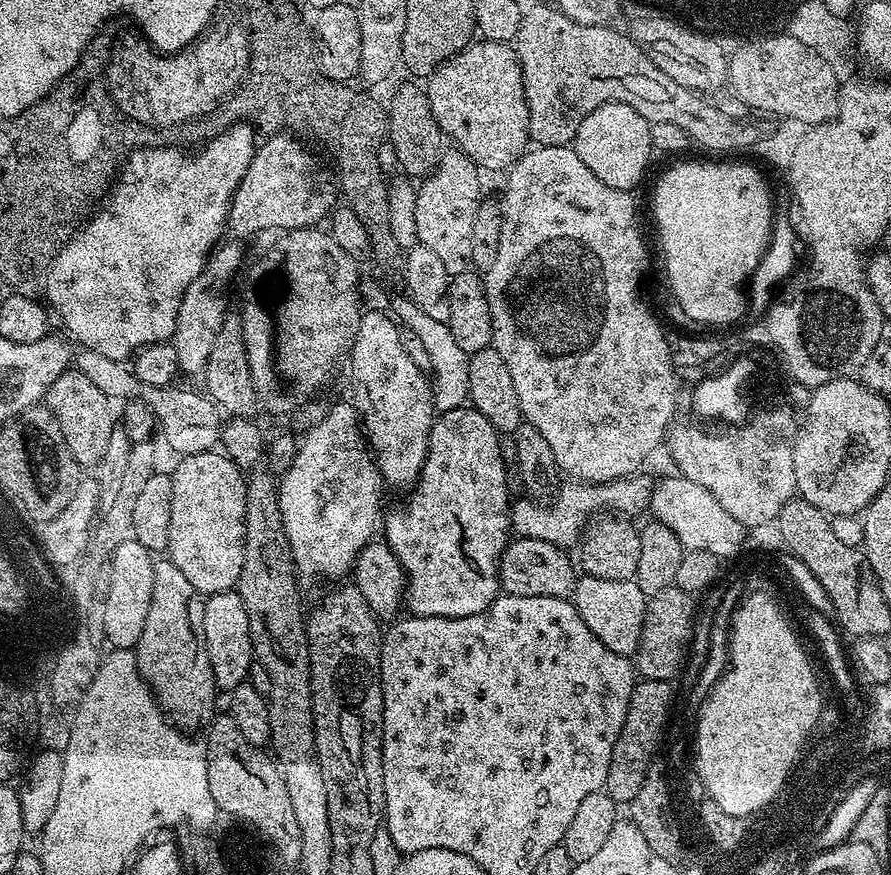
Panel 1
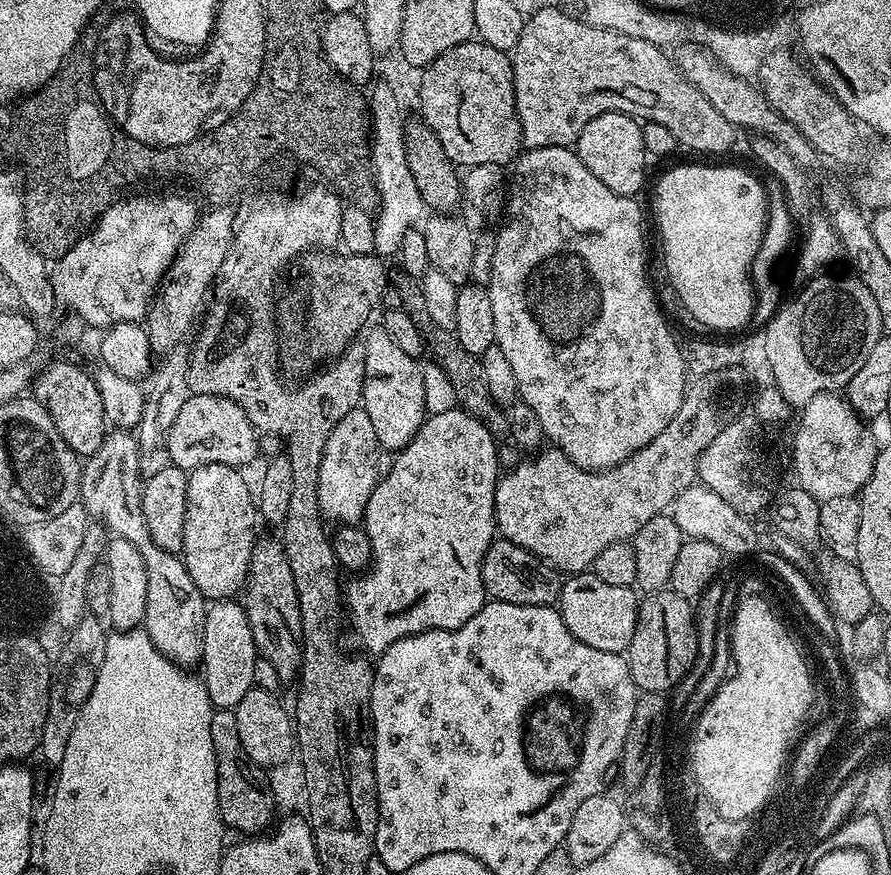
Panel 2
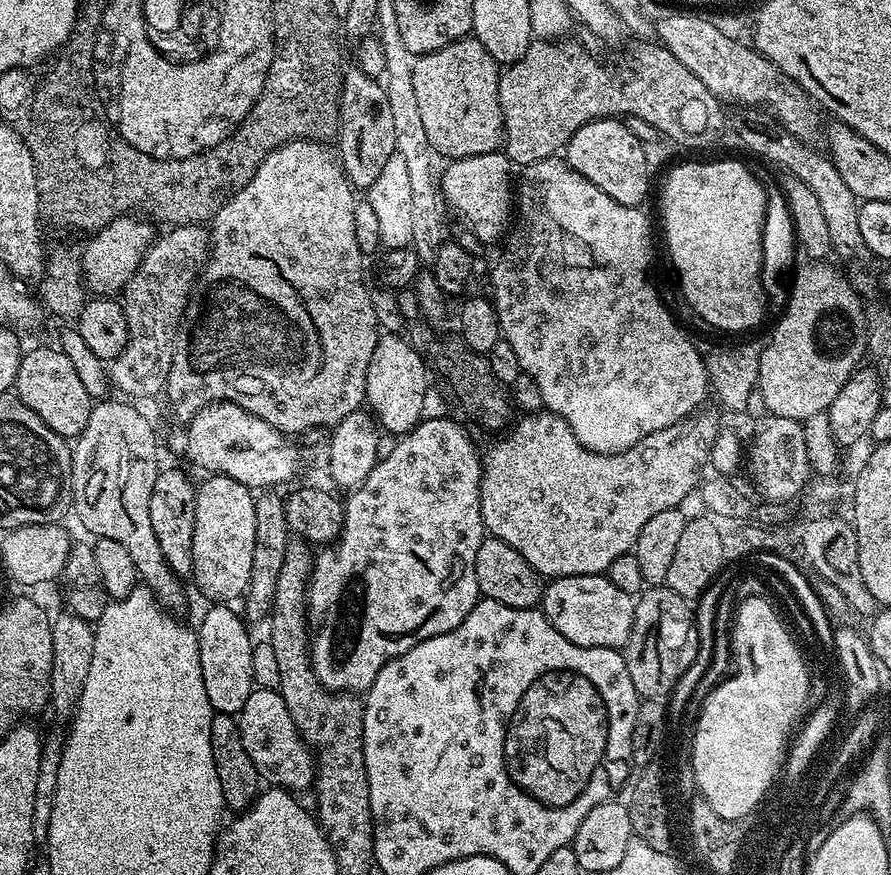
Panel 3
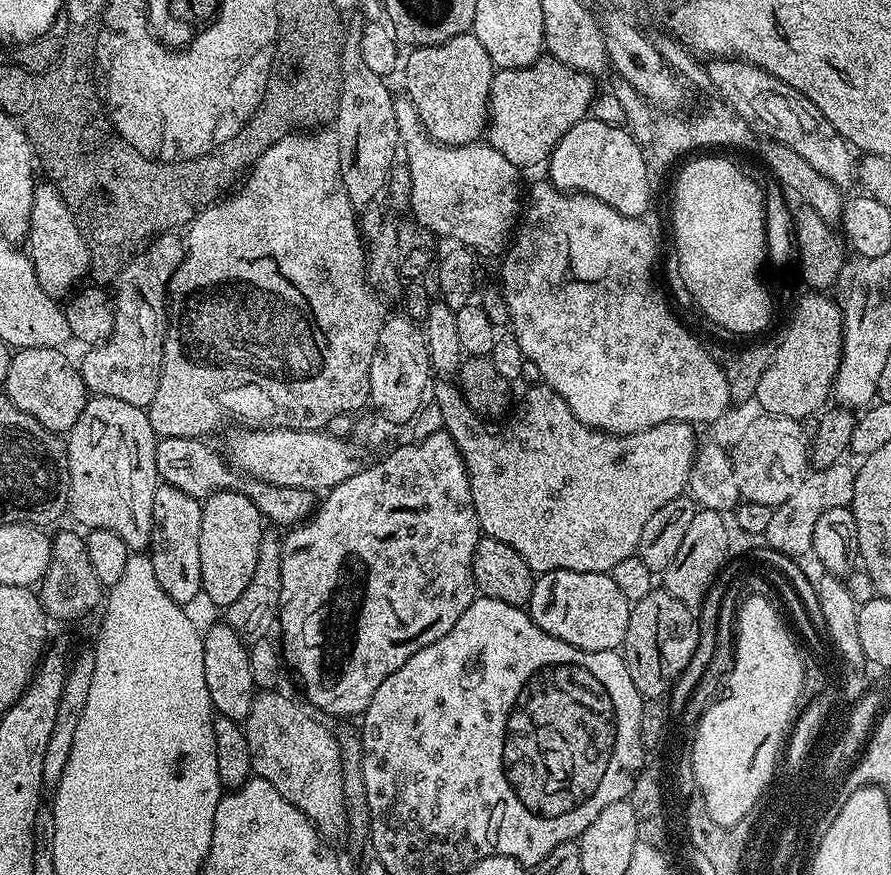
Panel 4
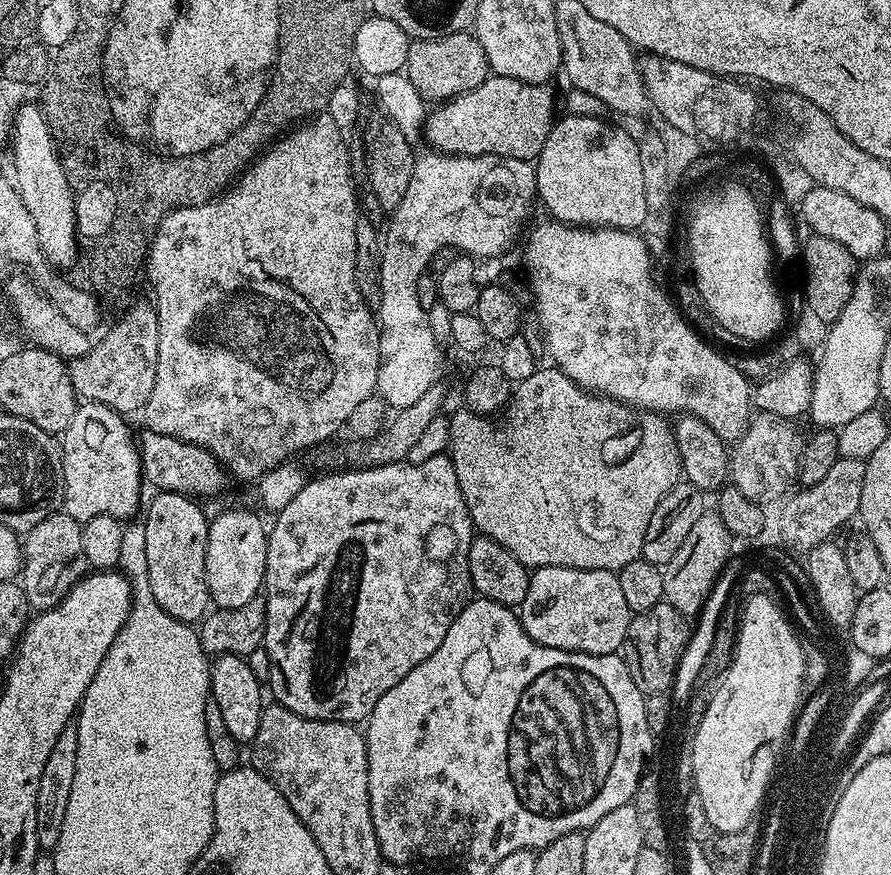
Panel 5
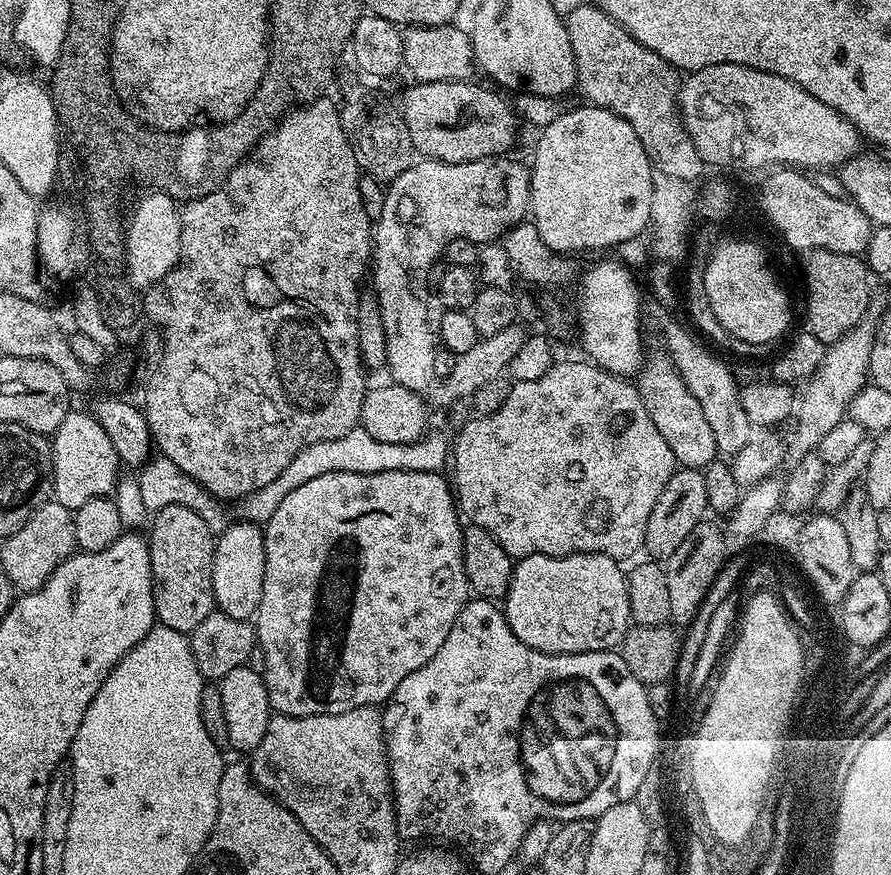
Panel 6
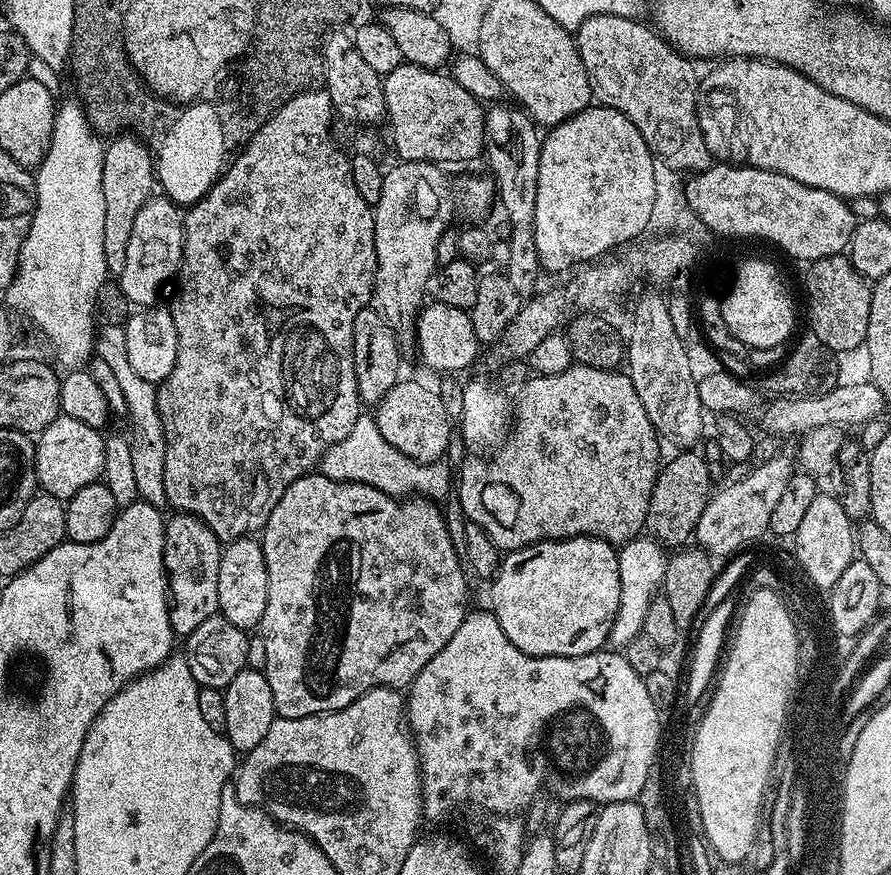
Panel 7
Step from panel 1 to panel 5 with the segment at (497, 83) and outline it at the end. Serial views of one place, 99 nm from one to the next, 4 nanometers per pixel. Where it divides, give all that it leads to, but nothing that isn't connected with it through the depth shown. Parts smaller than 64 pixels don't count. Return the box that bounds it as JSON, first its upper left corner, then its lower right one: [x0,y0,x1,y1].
[406,31,490,102]

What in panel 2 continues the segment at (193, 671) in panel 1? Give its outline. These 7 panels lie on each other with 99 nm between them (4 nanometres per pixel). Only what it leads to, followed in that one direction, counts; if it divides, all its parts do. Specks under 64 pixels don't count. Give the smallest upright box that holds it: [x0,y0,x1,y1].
[82,430,206,666]

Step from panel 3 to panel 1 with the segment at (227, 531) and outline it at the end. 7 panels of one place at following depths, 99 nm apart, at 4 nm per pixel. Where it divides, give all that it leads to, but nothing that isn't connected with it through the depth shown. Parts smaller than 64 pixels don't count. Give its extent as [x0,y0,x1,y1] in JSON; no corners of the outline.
[167,450,246,597]

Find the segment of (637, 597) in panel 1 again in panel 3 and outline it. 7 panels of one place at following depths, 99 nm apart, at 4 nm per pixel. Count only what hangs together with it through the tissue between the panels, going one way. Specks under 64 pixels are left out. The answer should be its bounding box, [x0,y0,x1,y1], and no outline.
[542,575,636,649]

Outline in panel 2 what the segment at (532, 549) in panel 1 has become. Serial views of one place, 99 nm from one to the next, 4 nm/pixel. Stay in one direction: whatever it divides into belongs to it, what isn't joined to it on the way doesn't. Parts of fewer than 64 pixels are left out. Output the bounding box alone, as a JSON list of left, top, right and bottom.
[482,538,561,606]

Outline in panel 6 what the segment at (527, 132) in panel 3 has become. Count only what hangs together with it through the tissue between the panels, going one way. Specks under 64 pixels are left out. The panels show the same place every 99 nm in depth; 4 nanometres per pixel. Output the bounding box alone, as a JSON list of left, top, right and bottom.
[402,80,517,164]

